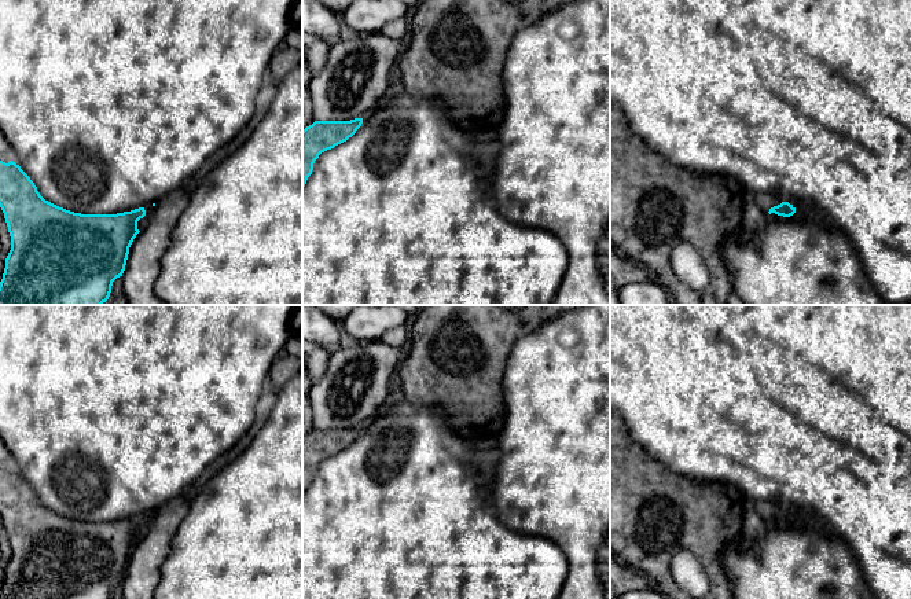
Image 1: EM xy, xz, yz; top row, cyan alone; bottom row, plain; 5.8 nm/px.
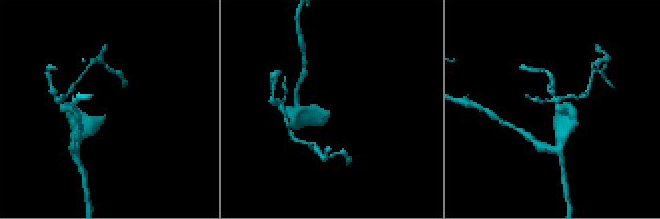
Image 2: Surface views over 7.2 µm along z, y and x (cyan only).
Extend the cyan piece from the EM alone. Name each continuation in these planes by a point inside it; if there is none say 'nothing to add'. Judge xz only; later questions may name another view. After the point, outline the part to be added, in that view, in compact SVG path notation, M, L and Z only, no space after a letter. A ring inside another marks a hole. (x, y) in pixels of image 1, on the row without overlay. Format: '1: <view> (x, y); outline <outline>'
nothing to add

